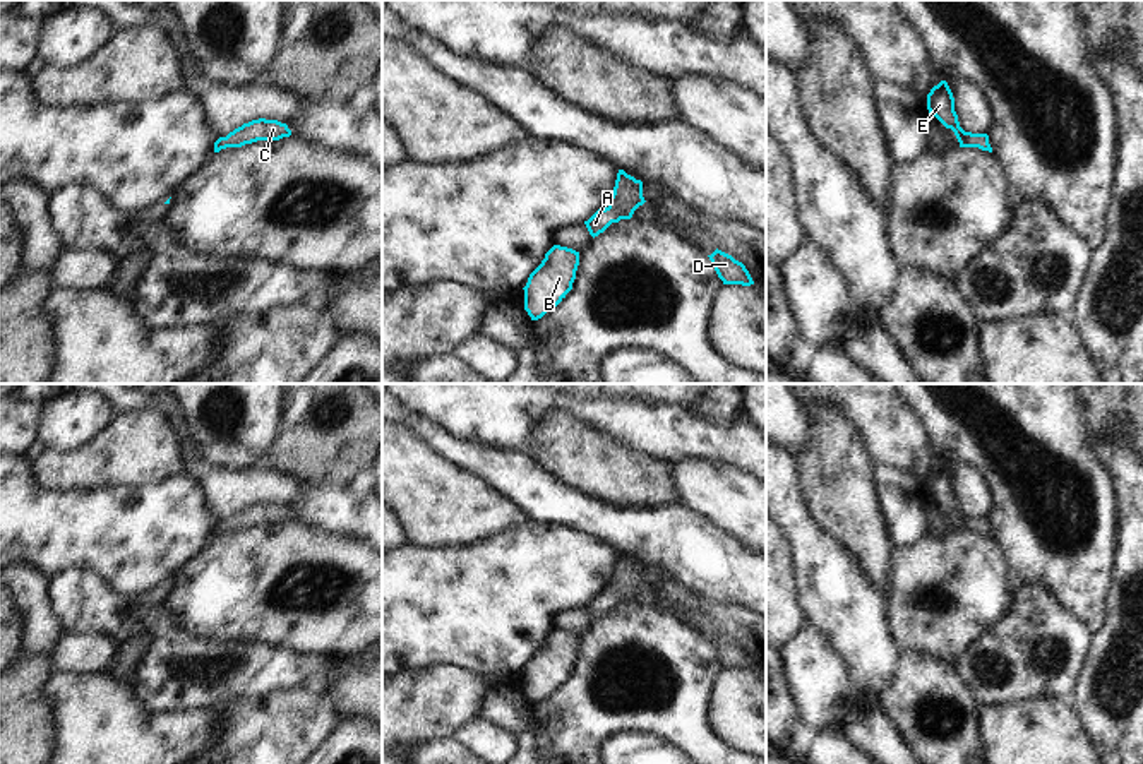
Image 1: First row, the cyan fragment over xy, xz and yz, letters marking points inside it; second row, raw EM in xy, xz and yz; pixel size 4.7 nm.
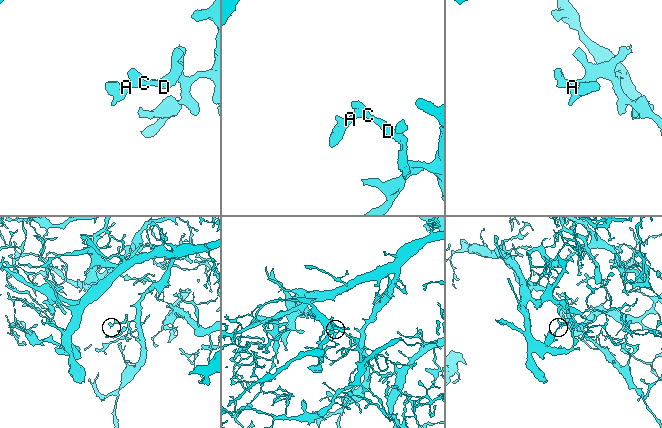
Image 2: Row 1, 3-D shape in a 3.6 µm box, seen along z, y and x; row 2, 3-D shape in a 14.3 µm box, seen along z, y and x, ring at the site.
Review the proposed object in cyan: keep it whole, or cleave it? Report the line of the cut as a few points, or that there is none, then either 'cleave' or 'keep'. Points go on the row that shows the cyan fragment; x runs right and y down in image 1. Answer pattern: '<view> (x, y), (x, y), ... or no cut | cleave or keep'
no cut | keep

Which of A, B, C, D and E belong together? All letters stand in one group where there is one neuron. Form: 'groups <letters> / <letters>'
groups A B C D E

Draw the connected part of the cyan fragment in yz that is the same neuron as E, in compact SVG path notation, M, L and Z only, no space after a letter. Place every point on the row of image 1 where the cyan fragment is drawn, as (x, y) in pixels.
M941 81L927 94L927 110L934 115L946 128L951 128L960 142L960 147L978 147L992 152L987 134L965 132L960 127L958 115L954 111L954 98L946 81Z

